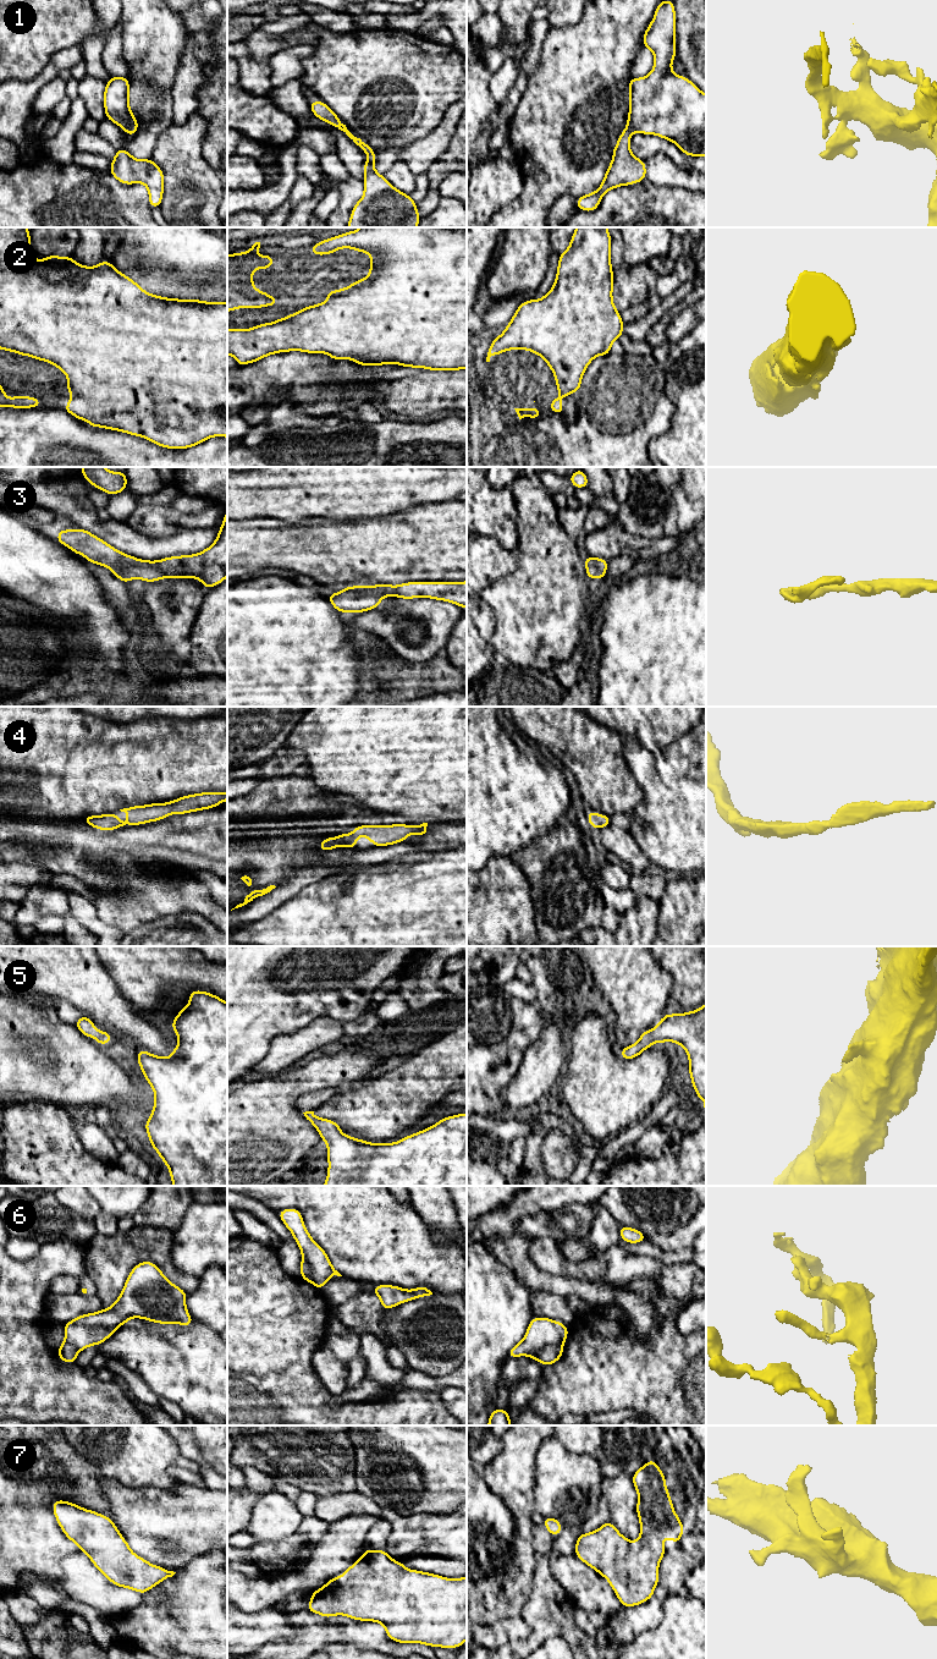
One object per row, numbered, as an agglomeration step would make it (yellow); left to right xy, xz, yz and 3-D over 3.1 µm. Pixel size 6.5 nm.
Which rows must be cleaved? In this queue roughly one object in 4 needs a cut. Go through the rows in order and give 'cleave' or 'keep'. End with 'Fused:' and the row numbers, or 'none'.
1: keep
2: keep
3: keep
4: keep
5: keep
6: cleave
7: keep
Fused: 6

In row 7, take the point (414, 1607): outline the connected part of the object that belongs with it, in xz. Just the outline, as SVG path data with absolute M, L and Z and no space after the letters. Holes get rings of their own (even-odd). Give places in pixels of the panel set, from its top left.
M365 1548L362 1558L340 1577L331 1578L323 1588L312 1592L307 1610L324 1617L345 1615L353 1620L382 1624L387 1637L397 1643L459 1648L467 1639L467 1576L451 1580L430 1572L408 1570L404 1567L404 1562L393 1560L385 1549L370 1550Z

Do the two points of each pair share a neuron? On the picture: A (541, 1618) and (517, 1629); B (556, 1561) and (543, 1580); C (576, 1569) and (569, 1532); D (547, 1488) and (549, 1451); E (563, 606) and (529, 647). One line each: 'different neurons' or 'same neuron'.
A: different neurons
B: different neurons
C: different neurons
D: same neuron
E: same neuron

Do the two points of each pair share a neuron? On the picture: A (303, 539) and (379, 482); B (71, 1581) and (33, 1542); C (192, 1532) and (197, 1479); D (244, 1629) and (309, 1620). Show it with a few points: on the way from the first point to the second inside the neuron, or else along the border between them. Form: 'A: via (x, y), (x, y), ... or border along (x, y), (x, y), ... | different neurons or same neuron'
A: border along (302, 517), (360, 517) | different neurons
B: border along (78, 1549), (62, 1560), (60, 1581) | different neurons
C: border along (181, 1482), (188, 1486), (205, 1487) | different neurons
D: border along (287, 1614), (295, 1630), (295, 1635), (287, 1641) | different neurons

